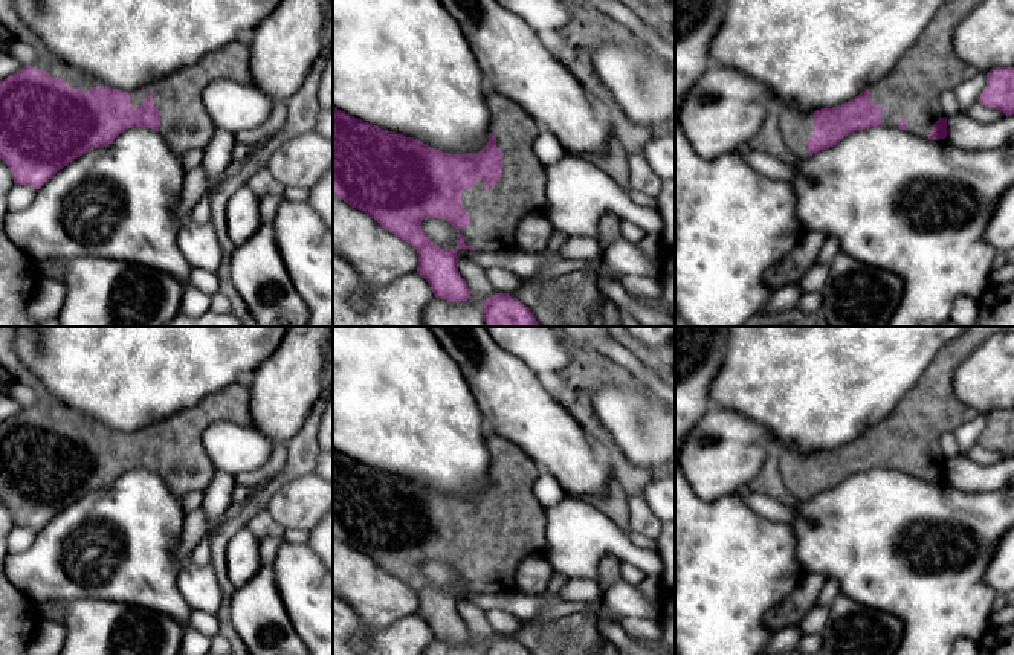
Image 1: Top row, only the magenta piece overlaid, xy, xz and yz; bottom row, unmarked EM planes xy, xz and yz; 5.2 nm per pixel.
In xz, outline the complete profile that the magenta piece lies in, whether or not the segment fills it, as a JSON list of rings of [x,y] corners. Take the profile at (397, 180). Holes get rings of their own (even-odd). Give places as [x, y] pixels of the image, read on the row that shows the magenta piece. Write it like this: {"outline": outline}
{"outline": [[[486,89],[486,104],[490,111],[487,145],[476,154],[449,154],[431,148],[414,137],[382,130],[333,107],[333,197],[374,218],[382,227],[409,243],[418,253],[417,273],[431,286],[435,298],[450,302],[470,299],[466,281],[458,272],[460,249],[498,252],[512,250],[519,223],[533,212],[545,214],[547,176],[545,166],[534,153],[534,140],[542,127],[518,104]],[[426,218],[443,218],[457,229],[457,247],[435,246],[423,232],[420,223]]]}

